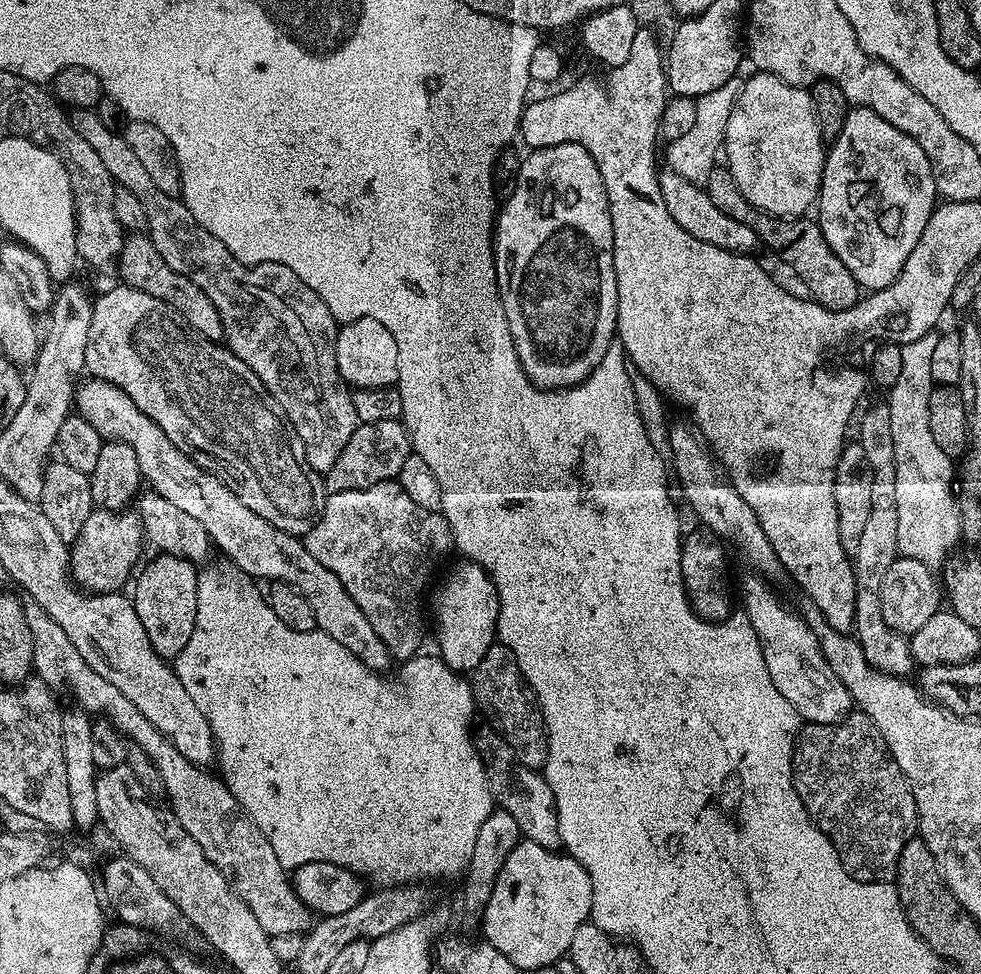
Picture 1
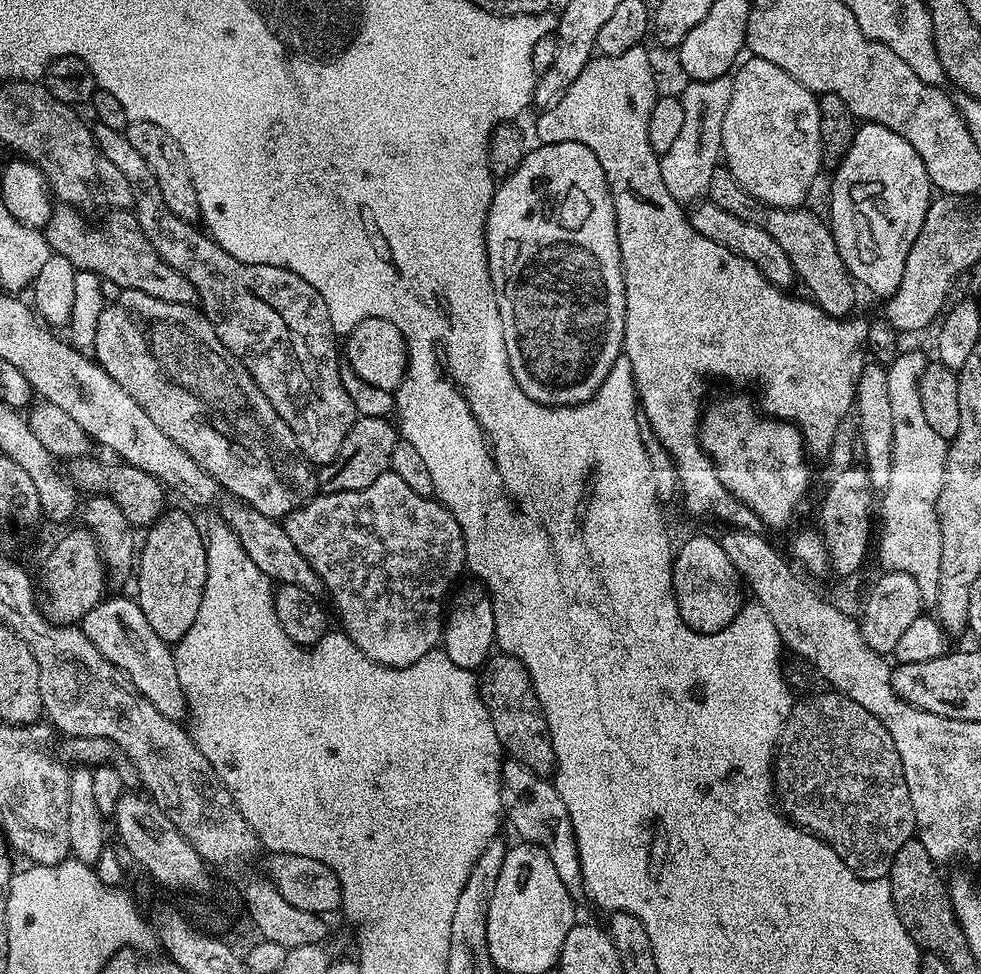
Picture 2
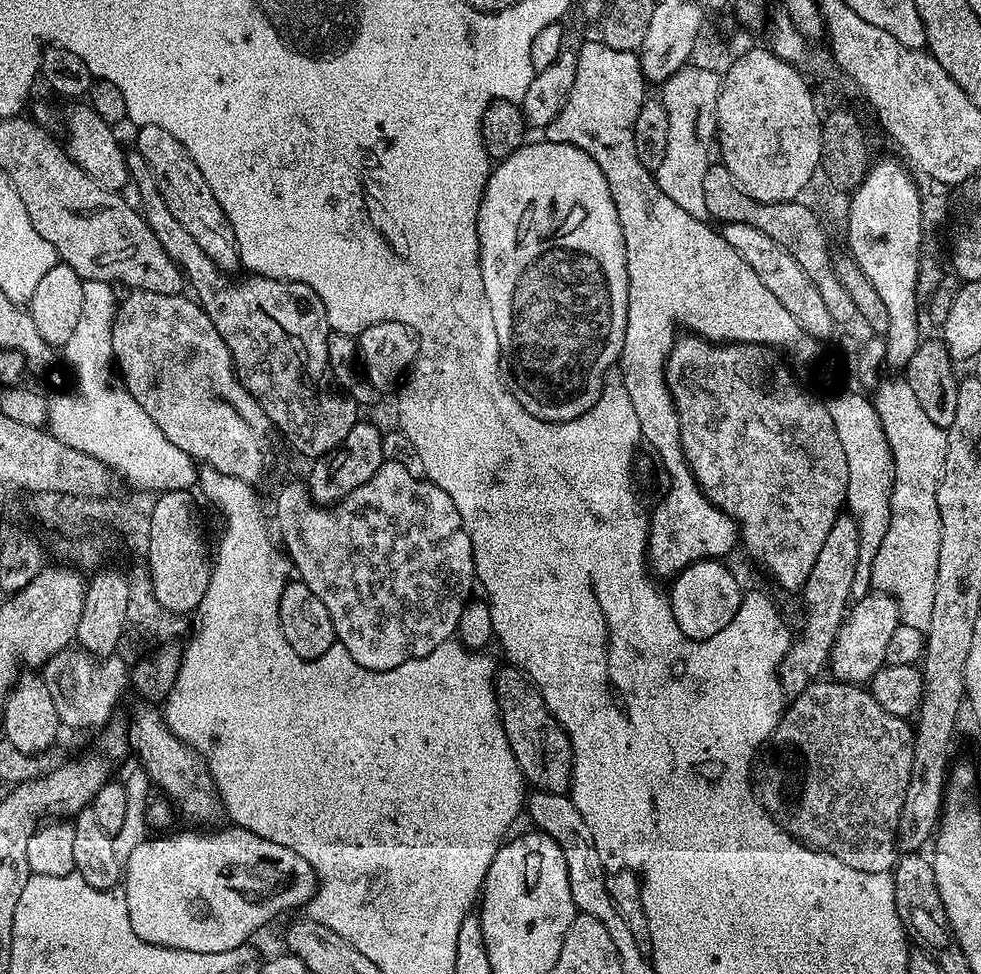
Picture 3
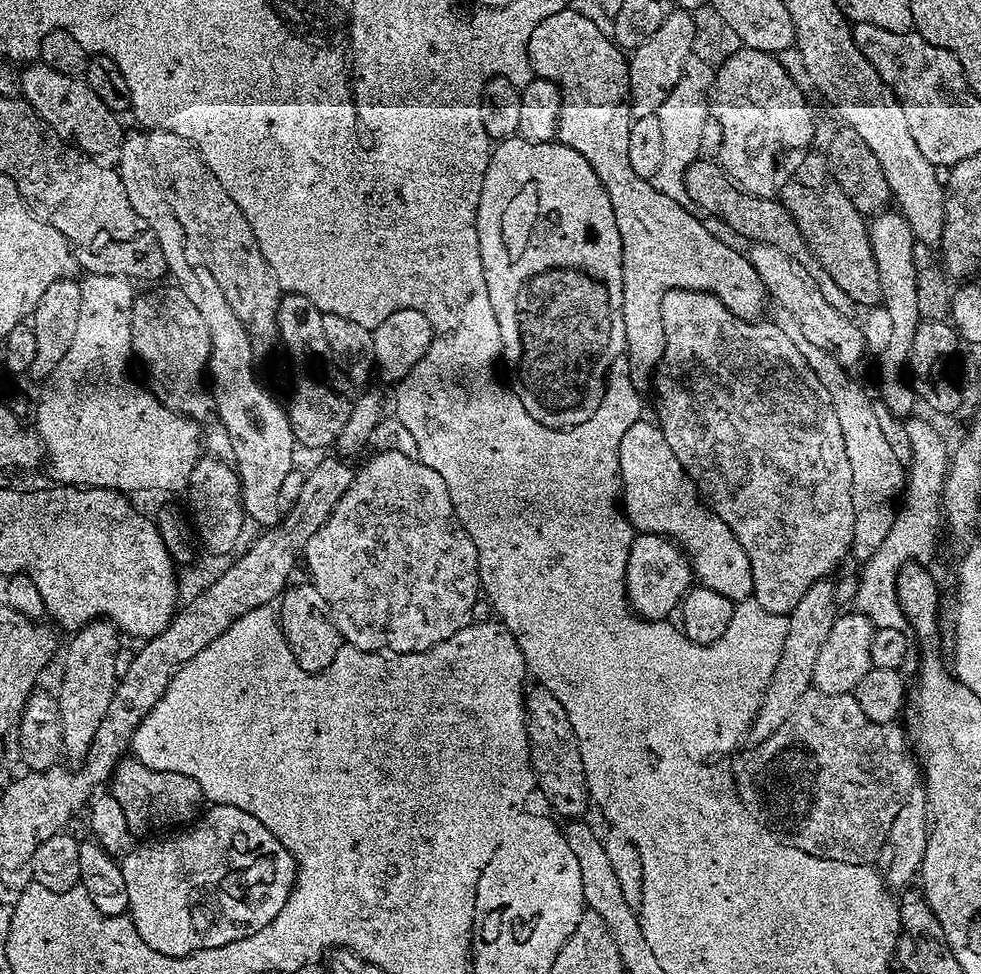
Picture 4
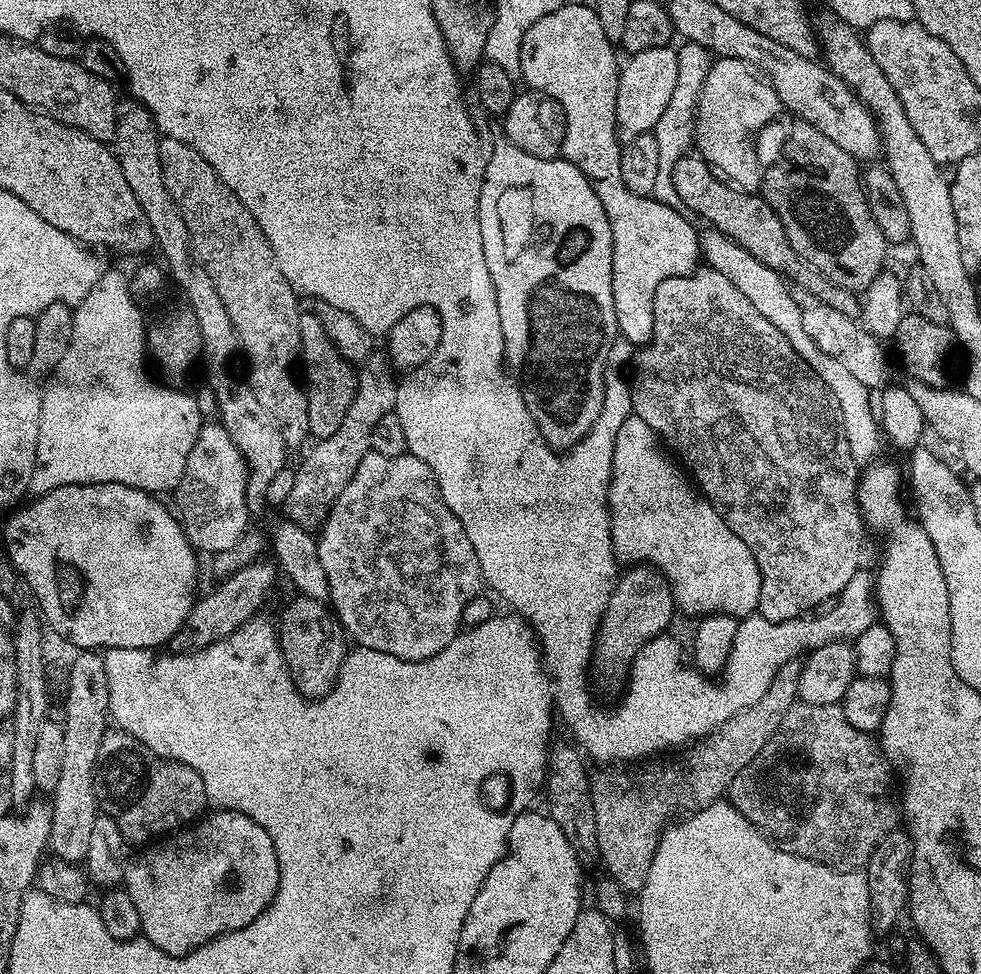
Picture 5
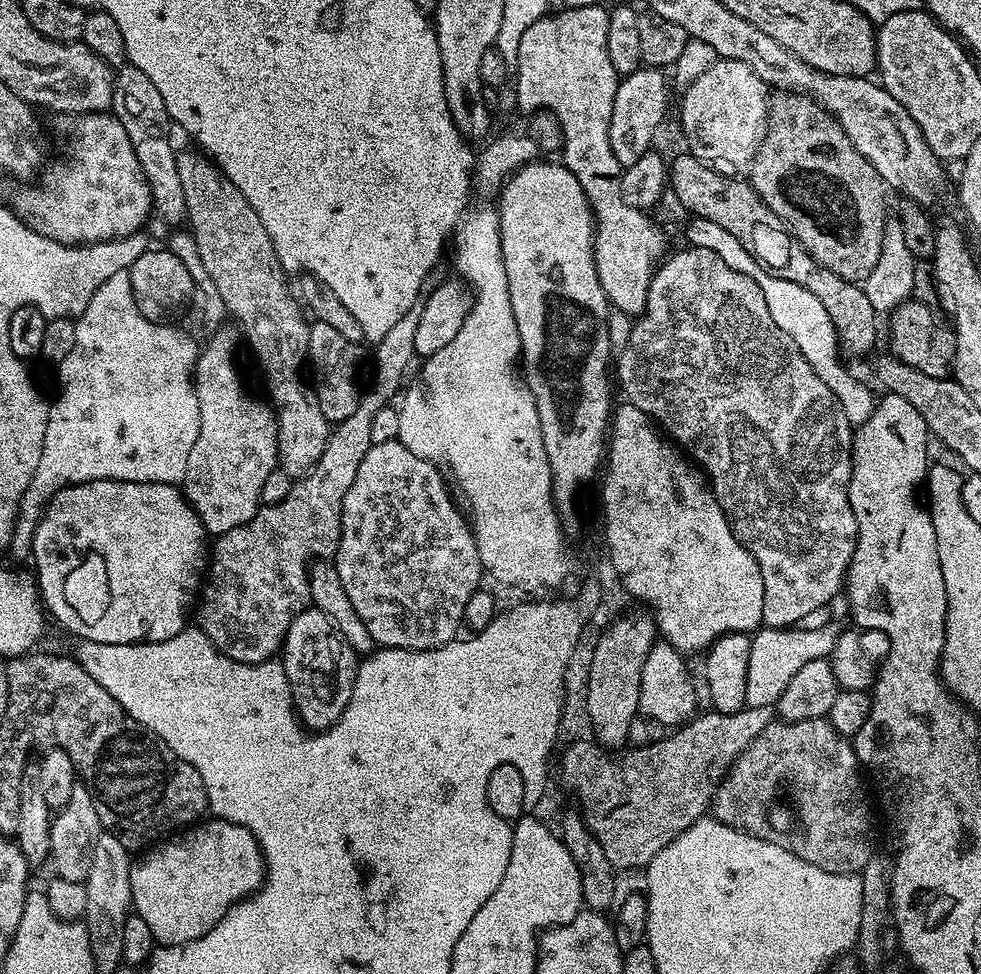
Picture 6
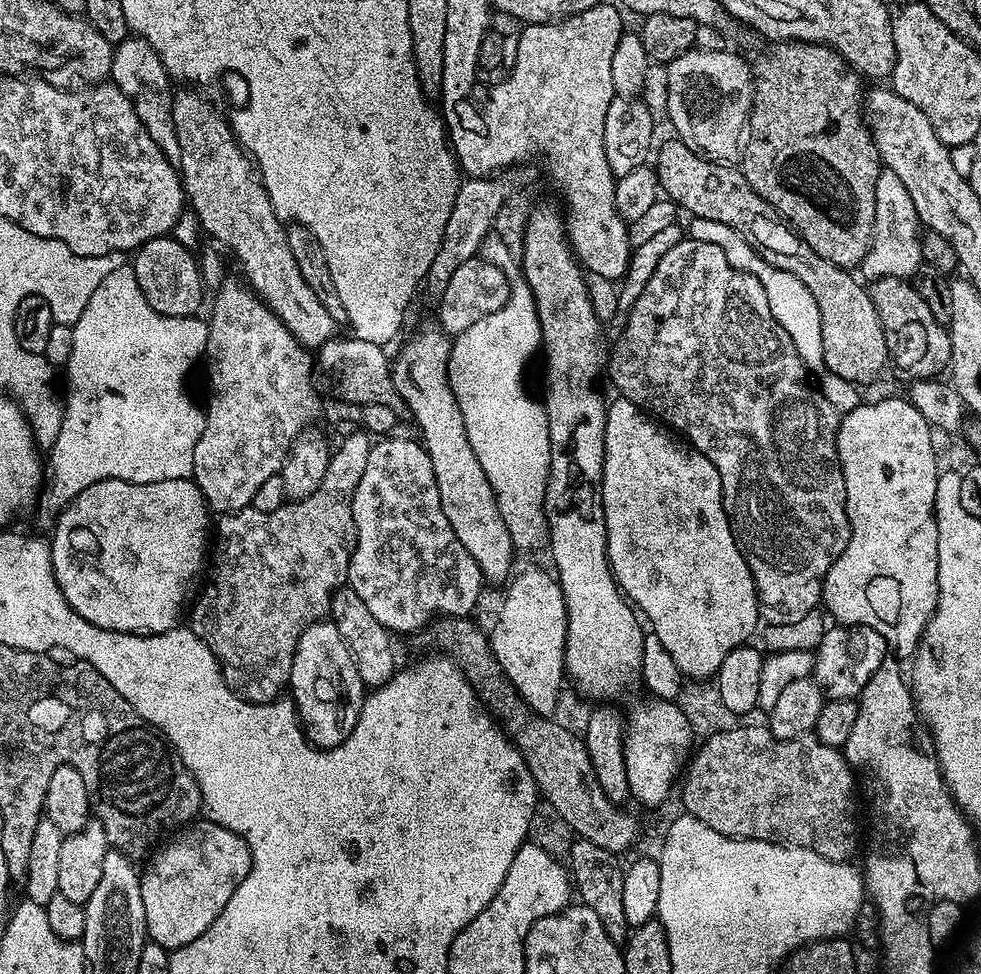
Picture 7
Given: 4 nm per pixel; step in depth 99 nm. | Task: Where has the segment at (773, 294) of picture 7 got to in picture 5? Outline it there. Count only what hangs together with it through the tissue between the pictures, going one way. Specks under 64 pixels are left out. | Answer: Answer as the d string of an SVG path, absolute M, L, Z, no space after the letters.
M715 230L700 232L700 252L703 263L718 270L718 274L726 274L726 278L730 278L730 282L734 282L734 286L738 286L738 290L742 290L746 298L750 298L750 303L758 309L758 314L762 314L766 322L778 326L778 330L782 330L782 334L792 343L794 350L819 374L822 382L826 382L830 394L834 394L836 399L842 426L846 430L846 442L850 442L850 454L854 454L857 465L867 466L873 463L879 457L876 455L880 452L880 440L882 441L882 429L877 409L874 407L873 393L866 386L862 386L862 382L858 382L858 378L854 378L850 370L846 370L843 361L823 352L814 338L806 334L806 329L802 326L800 301L794 292L792 296L791 290L788 289L789 281L770 266L758 262L754 254L735 244L731 238Z

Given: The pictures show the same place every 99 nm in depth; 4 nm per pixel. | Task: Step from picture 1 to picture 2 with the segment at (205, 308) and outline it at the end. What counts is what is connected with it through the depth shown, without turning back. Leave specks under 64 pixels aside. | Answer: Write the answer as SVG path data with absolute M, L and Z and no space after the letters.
M60 206L53 211L52 217L49 218L47 224L43 225L42 231L53 253L69 260L79 271L93 272L95 276L100 277L101 281L109 285L110 283L117 284L117 289L120 290L126 288L142 290L142 294L150 294L150 298L162 298L162 302L195 305L197 298L194 286L190 286L190 282L182 274L178 274L178 270L171 268L158 254L158 250L154 250L150 238L142 234L142 226L136 221L135 215L128 210L116 210L111 215L109 220L102 221L97 228L91 228L80 217L83 215L77 209L71 206Z

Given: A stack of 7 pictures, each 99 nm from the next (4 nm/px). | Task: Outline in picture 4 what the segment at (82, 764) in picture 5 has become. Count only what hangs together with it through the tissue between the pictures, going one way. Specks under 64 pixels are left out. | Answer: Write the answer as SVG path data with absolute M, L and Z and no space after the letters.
M107 618L92 620L83 628L75 629L71 636L72 641L64 652L58 699L62 714L64 756L72 759L72 762L79 762L90 750L90 742L94 742L94 734L98 734L98 725L102 718L106 718L106 710L110 710L110 698L114 698L118 679L116 659L122 651L122 636L116 625Z

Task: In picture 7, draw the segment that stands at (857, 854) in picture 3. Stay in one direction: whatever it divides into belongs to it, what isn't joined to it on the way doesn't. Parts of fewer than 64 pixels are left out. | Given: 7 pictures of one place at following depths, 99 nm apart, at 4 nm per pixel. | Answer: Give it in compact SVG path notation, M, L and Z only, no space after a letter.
M745 723L743 726L737 728L736 730L727 730L725 733L714 734L713 736L705 739L699 747L695 749L694 755L691 757L690 763L686 768L686 775L682 780L682 788L684 784L684 808L683 811L687 815L698 818L698 822L706 822L706 826L710 826L710 830L718 830L718 834L726 834L730 838L738 838L739 840L765 840L771 844L784 844L788 848L805 848L806 850L814 850L814 854L822 854L822 858L830 858L831 860L843 860L845 862L851 861L853 858L852 855L856 852L856 835L860 832L860 824L856 821L856 792L858 796L858 780L854 775L852 767L848 764L848 759L843 754L843 751L839 748L831 748L822 743L815 734L809 734L807 736L799 736L796 740L779 740L774 738L774 734L771 732L768 727L763 723L760 724L748 724Z

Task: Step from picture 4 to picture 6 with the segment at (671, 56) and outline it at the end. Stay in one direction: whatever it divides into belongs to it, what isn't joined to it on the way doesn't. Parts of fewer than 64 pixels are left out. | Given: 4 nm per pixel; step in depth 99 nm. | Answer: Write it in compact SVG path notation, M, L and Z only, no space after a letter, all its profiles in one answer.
M642 66L638 71L621 79L615 91L614 107L611 110L609 129L610 150L622 168L638 162L642 154L653 147L653 141L665 121L666 90L665 73L661 69Z

